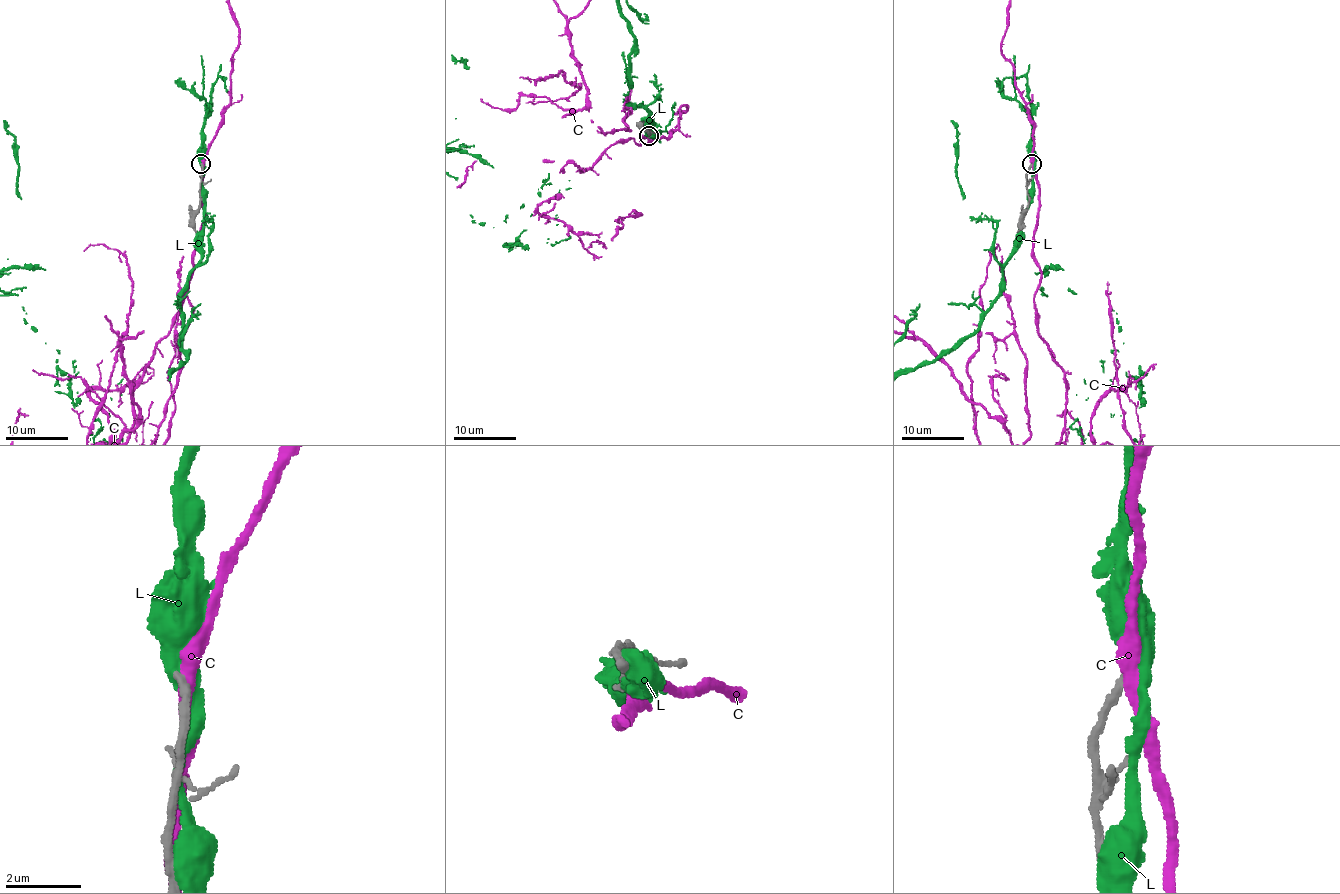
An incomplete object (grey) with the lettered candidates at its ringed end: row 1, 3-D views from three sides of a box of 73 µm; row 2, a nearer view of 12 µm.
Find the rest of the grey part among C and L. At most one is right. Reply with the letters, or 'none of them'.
none of them

